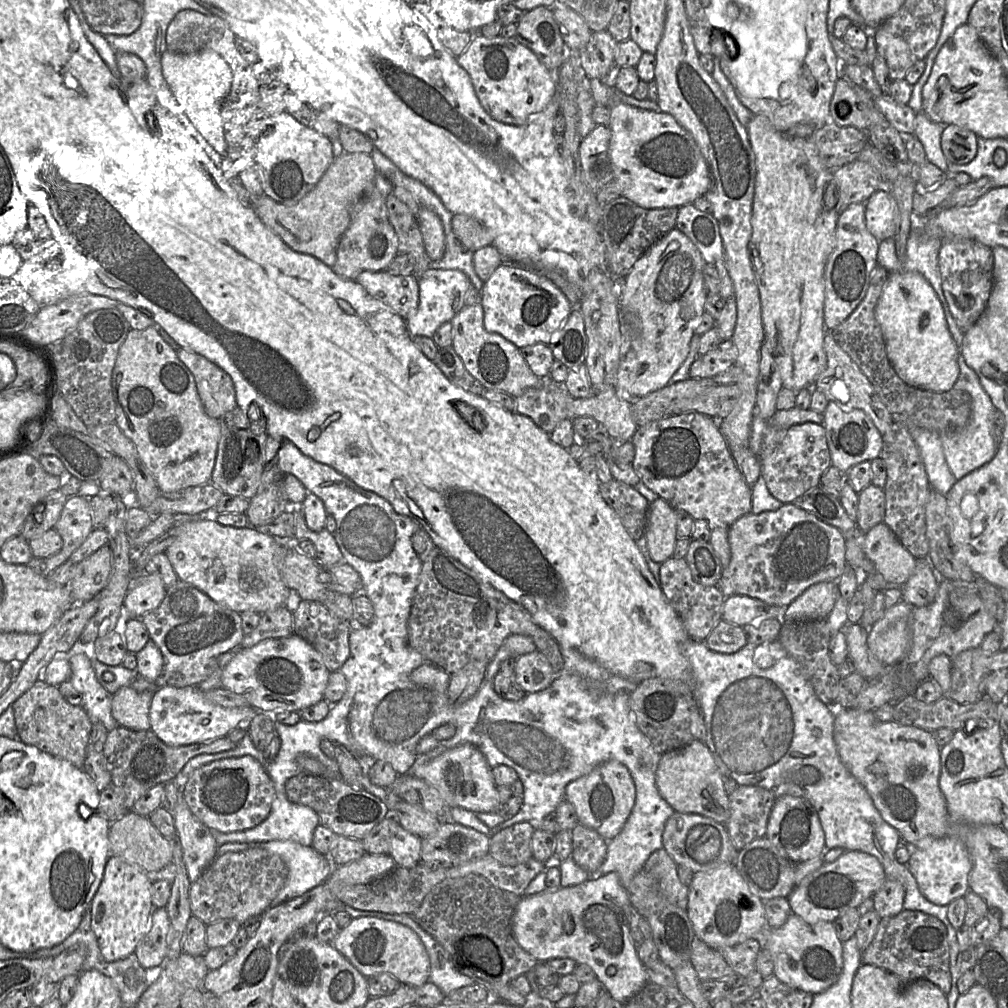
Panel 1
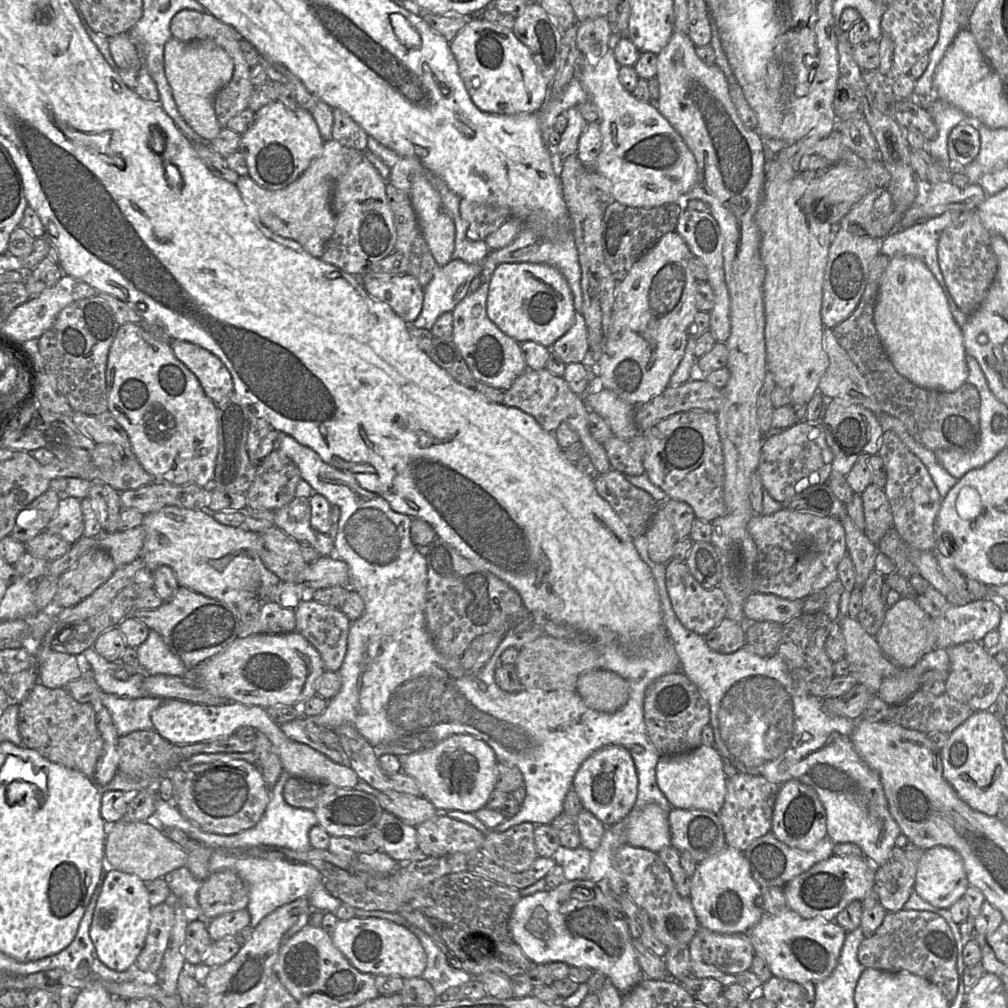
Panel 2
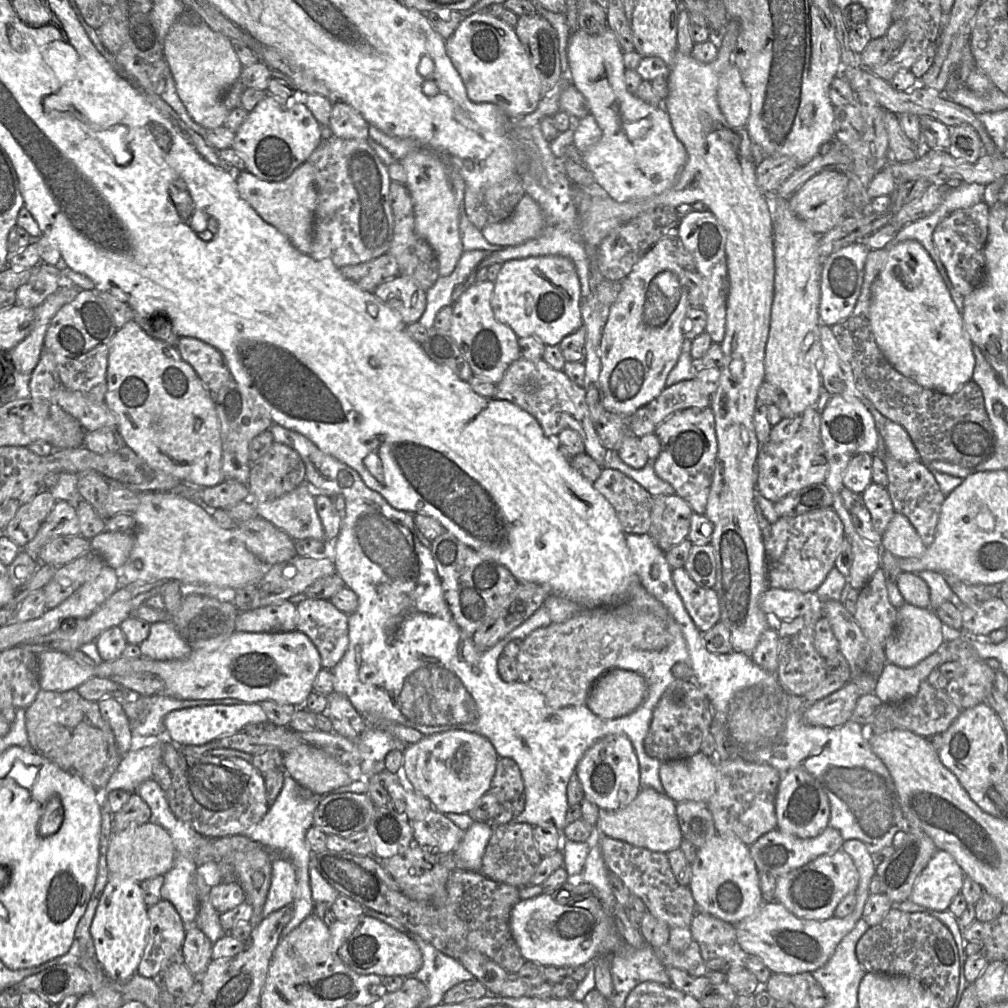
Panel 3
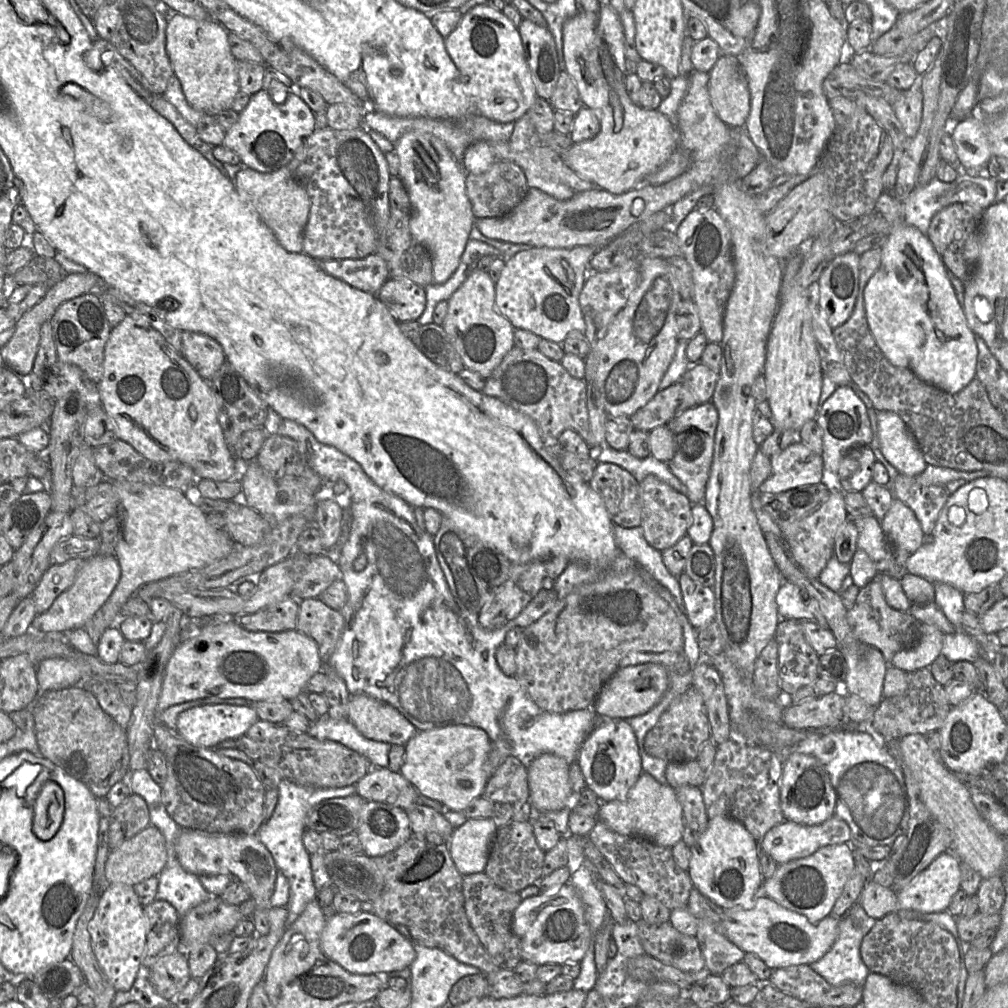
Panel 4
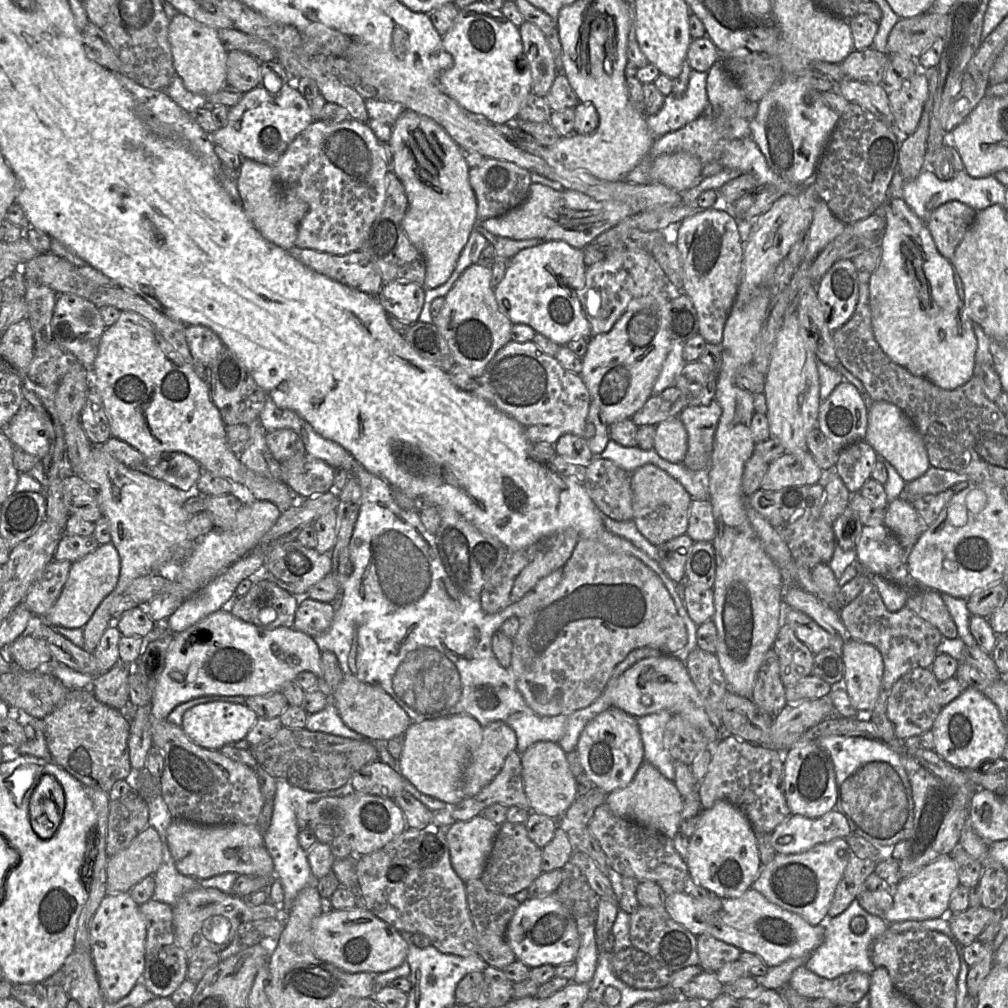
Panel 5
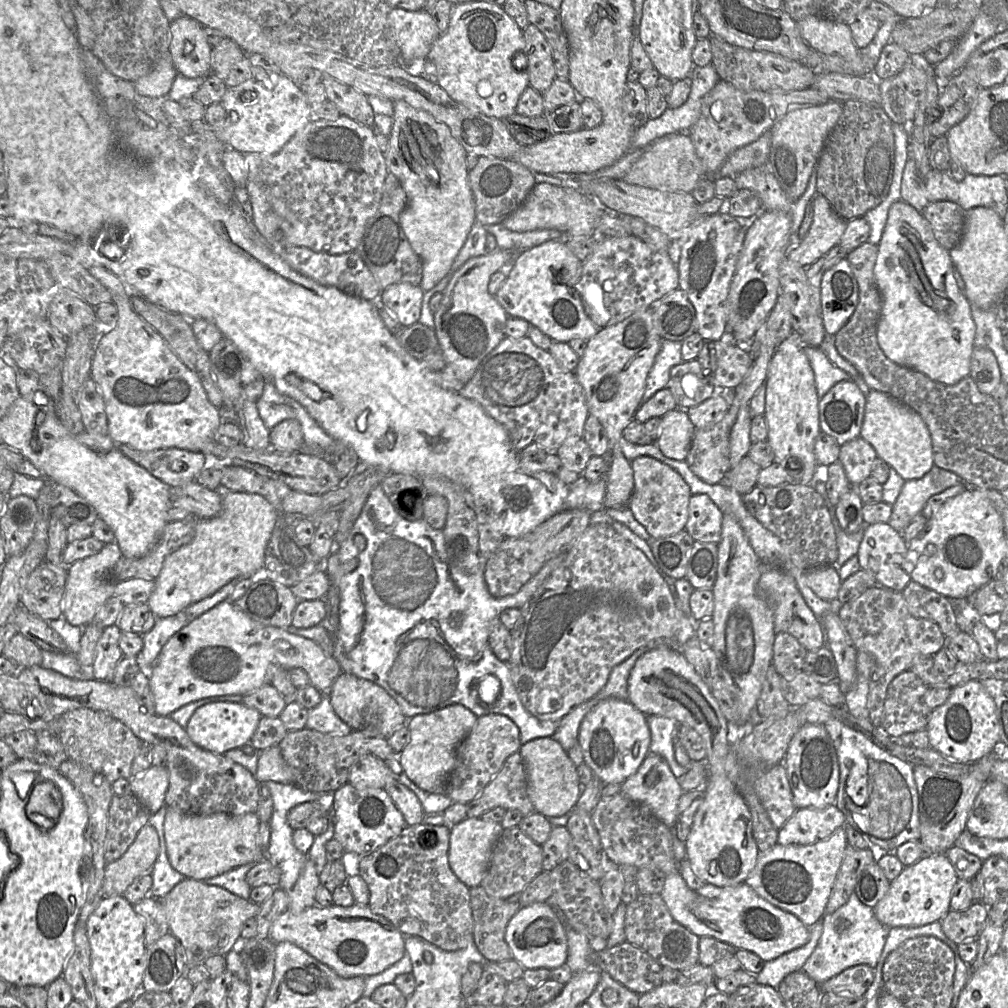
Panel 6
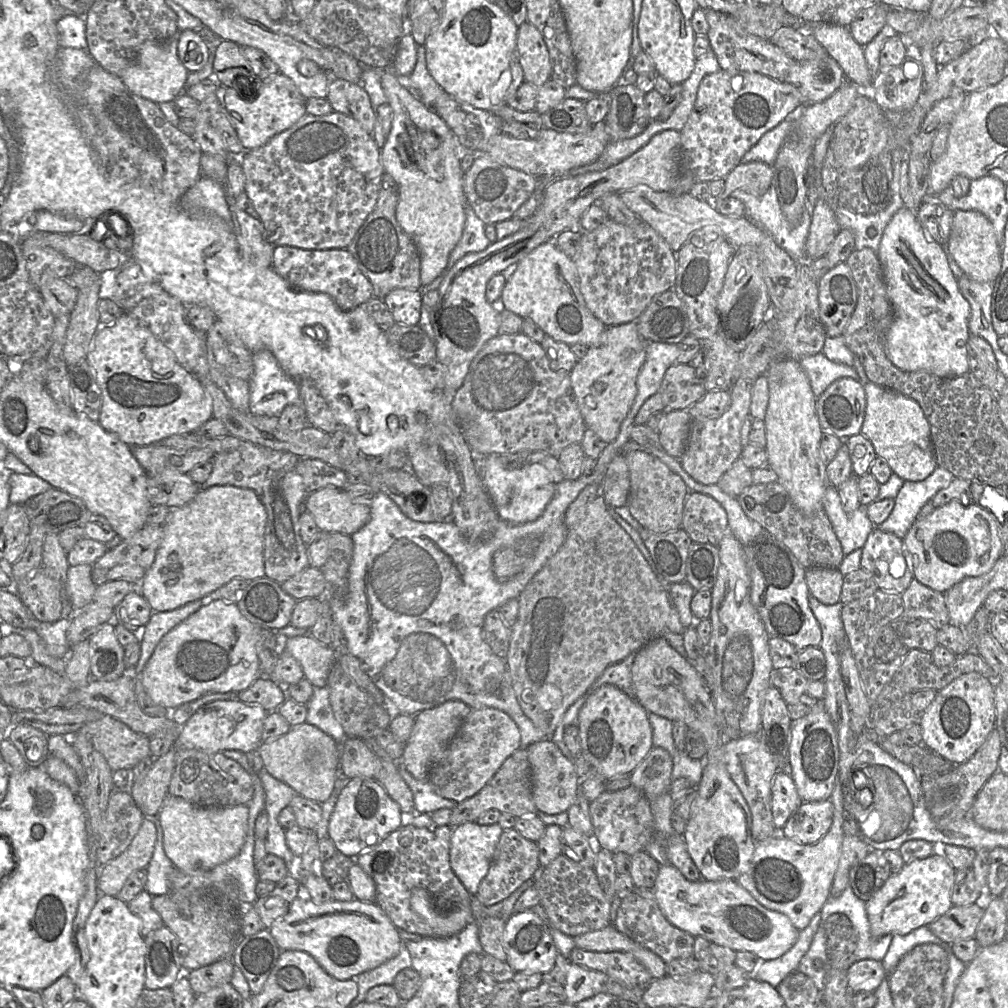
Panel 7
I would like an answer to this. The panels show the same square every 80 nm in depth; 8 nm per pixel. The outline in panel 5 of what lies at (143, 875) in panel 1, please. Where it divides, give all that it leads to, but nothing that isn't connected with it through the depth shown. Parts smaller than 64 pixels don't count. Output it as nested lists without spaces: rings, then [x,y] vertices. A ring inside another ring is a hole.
[[[127,892],[106,894],[89,923],[90,953],[100,991],[106,1002],[126,997],[145,969],[146,925],[139,905]]]

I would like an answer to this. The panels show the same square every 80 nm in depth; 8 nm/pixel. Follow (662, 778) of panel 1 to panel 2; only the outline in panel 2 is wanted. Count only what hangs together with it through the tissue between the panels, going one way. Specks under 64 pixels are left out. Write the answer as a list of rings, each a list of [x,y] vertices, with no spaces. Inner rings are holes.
[[[701,744],[698,748],[678,755],[661,756],[656,767],[657,784],[673,808],[705,810],[718,814],[726,795],[723,760],[715,747]]]

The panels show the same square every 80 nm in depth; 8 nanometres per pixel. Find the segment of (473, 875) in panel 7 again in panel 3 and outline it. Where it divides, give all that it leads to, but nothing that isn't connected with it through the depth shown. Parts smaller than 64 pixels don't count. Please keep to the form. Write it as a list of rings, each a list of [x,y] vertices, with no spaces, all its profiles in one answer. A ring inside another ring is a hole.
[[[474,821],[465,830],[465,834],[457,849],[457,870],[480,871],[483,856],[493,832],[493,825],[487,821]]]

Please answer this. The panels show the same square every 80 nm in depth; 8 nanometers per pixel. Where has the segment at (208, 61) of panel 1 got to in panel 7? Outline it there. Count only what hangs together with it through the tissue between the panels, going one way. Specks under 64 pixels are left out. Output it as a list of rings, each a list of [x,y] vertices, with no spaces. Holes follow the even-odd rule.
[[[192,30],[179,32],[178,58],[189,73],[200,71],[209,59],[209,47],[205,40]]]

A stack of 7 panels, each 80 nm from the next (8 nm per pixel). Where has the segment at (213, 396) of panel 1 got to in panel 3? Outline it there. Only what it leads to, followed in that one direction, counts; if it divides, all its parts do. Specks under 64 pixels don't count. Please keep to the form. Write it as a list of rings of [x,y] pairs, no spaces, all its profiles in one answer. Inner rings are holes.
[[[179,337],[176,349],[211,393],[218,392],[231,377],[226,359],[214,346],[197,338]]]

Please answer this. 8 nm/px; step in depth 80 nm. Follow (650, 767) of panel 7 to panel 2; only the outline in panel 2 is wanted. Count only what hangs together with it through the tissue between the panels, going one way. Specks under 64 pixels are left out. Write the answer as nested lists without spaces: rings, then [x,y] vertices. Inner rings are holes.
[[[649,804],[642,810],[632,809],[626,817],[627,843],[634,847],[641,847],[658,853],[665,847],[671,846],[671,834],[668,813],[656,804]]]

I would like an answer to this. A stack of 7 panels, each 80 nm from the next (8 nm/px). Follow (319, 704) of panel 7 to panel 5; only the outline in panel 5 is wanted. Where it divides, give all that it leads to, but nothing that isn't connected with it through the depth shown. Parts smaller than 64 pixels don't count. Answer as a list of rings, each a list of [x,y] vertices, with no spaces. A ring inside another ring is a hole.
[[[330,699],[323,710],[308,715],[306,728],[309,731],[323,732],[354,740],[365,740],[361,734],[353,731],[343,722]]]

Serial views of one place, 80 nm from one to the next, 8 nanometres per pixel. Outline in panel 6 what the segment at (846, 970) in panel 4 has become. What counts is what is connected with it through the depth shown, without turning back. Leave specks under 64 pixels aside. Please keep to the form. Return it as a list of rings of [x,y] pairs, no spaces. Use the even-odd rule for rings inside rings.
[[[853,892],[848,901],[823,920],[823,931],[814,951],[802,971],[817,984],[835,977],[842,971],[860,964],[875,968],[891,928],[878,921],[873,909],[864,905]]]

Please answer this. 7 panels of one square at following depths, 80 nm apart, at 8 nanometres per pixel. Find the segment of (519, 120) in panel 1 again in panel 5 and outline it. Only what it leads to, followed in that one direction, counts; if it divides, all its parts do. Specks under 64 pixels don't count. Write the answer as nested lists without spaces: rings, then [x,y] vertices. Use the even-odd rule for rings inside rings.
[[[484,1],[474,2],[459,9],[452,27],[442,36],[442,45],[453,58],[453,65],[438,78],[442,90],[470,112],[482,114],[495,124],[512,124],[518,118],[522,103],[532,92],[530,69],[520,72],[516,67],[523,55],[519,27],[508,20],[501,10],[490,7]]]

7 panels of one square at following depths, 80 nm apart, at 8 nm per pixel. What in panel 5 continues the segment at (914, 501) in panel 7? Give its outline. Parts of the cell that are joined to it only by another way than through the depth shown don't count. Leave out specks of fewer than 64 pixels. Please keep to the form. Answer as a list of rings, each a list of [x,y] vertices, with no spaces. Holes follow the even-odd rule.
[[[930,466],[922,476],[906,483],[904,492],[900,498],[905,498],[909,502],[912,502],[918,497],[938,494],[951,489],[956,483],[969,481],[969,479],[969,476],[966,474]]]

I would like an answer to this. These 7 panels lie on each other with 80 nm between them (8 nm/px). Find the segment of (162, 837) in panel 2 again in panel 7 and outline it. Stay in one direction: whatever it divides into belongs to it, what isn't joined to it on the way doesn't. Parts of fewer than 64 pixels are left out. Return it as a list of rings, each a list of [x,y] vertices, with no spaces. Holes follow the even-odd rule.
[[[144,817],[137,834],[126,850],[101,866],[97,882],[100,895],[116,896],[133,872],[146,869],[152,858],[156,840],[155,825]]]

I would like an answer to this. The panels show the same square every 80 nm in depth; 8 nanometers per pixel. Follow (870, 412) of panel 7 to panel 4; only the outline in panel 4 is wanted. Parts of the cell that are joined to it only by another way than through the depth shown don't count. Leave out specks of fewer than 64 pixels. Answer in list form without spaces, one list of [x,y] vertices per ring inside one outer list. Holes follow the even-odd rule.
[[[877,411],[879,446],[884,457],[899,473],[906,476],[921,474],[927,463],[902,418],[891,411]]]

